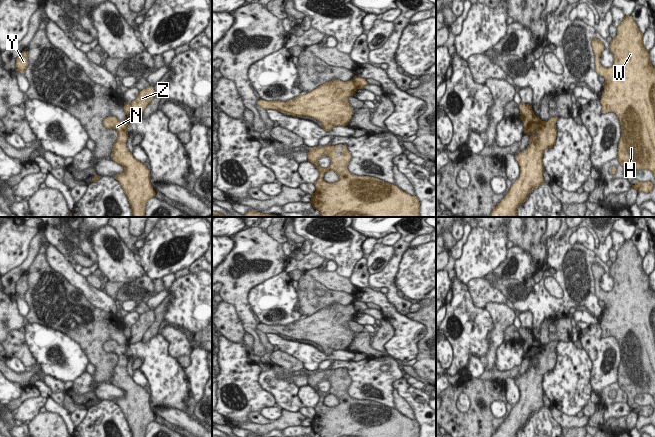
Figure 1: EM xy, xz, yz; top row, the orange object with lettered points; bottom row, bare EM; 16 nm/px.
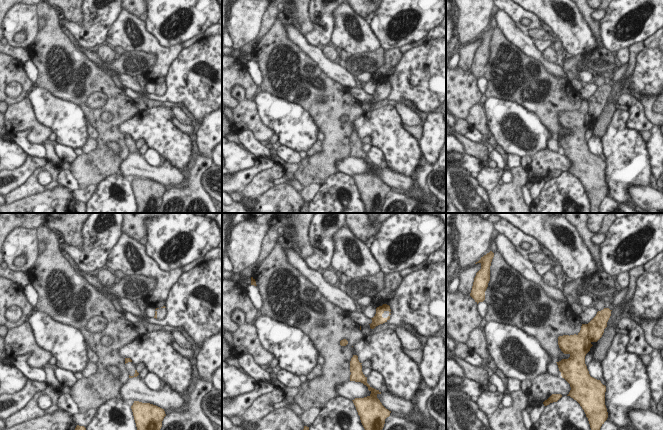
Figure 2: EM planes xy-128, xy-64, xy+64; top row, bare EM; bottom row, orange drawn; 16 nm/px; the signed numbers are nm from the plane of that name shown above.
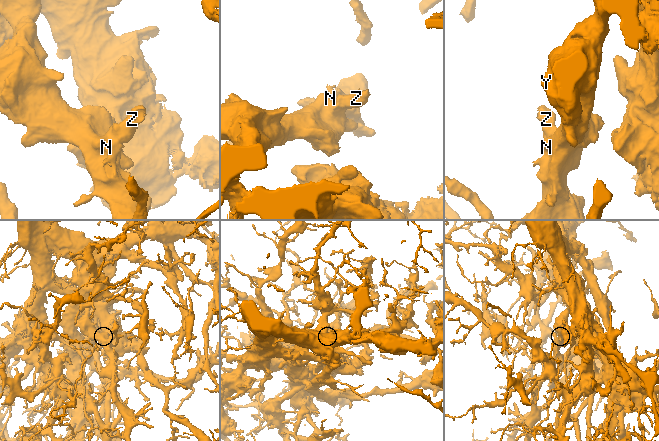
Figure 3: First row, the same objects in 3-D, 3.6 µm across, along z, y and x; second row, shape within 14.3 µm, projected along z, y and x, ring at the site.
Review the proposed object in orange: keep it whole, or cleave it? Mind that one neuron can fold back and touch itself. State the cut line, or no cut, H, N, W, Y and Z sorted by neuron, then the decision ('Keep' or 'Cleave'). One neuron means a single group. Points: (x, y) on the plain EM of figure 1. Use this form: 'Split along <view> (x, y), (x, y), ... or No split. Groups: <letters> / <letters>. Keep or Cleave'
Split along xy (130, 327), (129, 344). Groups: H N W Y / Z. Cleave.

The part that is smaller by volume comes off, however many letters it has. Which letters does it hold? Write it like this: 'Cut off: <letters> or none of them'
Cut off: Z

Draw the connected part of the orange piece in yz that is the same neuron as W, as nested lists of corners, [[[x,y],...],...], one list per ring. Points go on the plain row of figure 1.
[[[626,239],[610,267],[610,274],[614,278],[614,288],[610,292],[604,292],[600,287],[603,266],[594,262],[591,268],[596,296],[605,302],[600,323],[602,337],[616,337],[621,348],[617,383],[624,392],[629,387],[630,390],[635,389],[637,394],[651,395],[655,402],[655,291],[650,286],[649,275],[643,269],[643,258],[633,241]]]

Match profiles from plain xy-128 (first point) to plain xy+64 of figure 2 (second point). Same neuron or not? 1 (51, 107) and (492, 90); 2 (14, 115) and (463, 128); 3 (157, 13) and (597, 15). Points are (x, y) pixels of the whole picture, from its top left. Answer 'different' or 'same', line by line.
1: different
2: different
3: different

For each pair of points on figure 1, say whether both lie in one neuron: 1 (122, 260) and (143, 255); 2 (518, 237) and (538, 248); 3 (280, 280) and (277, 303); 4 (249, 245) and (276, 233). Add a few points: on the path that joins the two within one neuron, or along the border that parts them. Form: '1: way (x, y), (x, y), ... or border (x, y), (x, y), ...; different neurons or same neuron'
1: border (135, 256), (145, 273); different neurons
2: way (523, 242), (529, 248), (533, 248); same neuron
3: way (280, 286), (277, 291), (277, 297); same neuron
4: border (266, 230), (282, 244); different neurons

